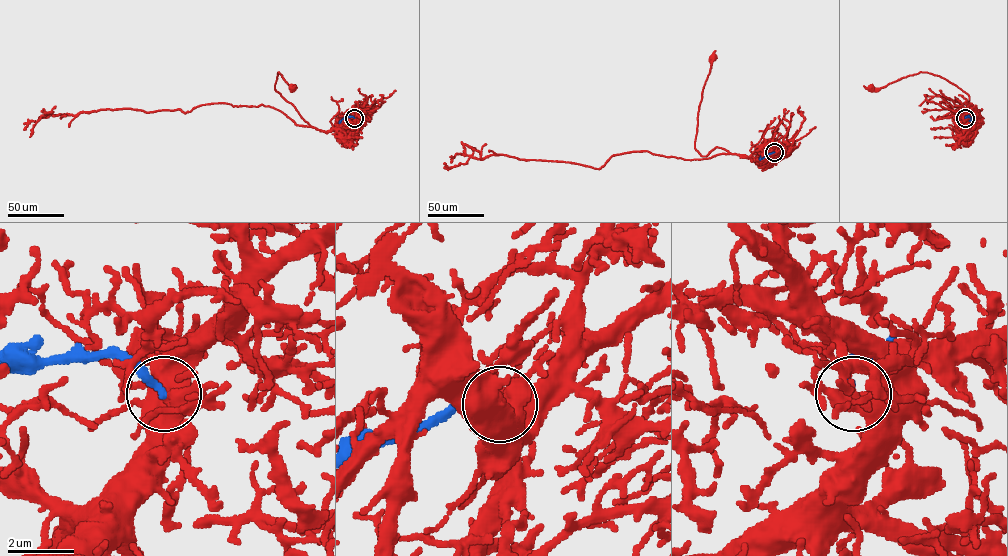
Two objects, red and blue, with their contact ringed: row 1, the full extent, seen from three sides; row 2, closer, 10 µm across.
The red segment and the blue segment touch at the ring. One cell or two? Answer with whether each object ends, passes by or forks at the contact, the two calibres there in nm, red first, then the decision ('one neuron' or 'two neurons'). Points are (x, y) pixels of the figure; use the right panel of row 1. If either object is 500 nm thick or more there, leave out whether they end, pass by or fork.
500/240 nm | two neurons

